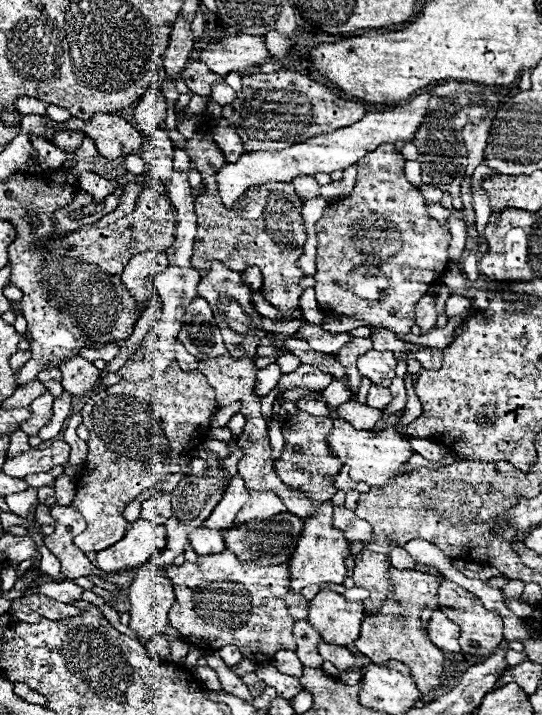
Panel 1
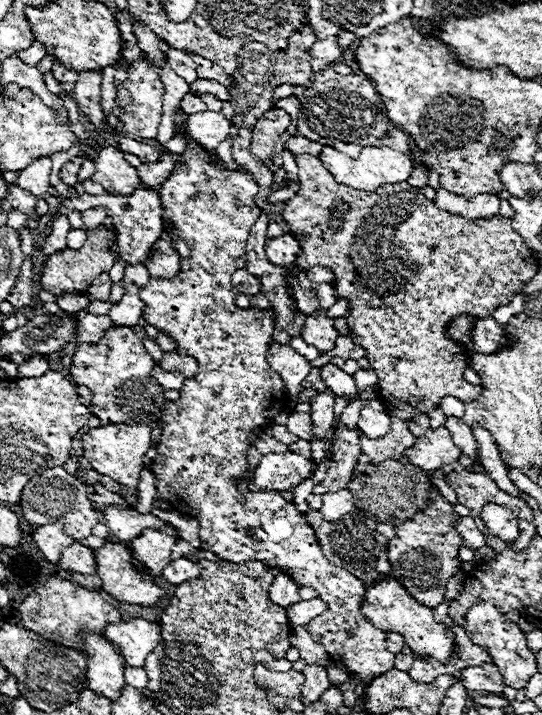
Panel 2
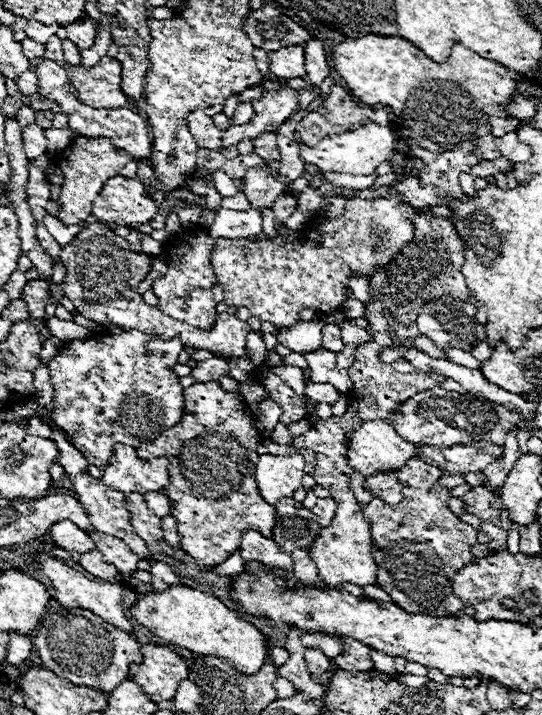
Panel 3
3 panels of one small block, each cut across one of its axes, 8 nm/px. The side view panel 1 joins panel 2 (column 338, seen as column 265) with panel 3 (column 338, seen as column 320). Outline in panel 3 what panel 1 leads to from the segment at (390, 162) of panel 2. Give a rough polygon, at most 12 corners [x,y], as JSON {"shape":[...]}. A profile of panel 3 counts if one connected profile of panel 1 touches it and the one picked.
{"shape":[[376,122],[302,146],[320,172],[364,174],[388,160],[396,140]]}

